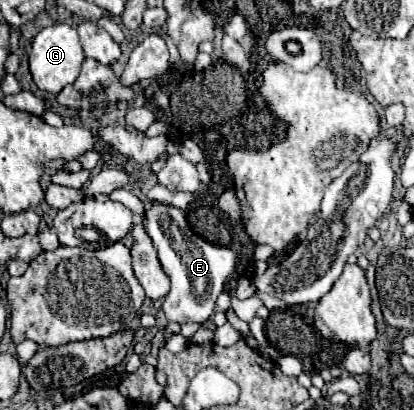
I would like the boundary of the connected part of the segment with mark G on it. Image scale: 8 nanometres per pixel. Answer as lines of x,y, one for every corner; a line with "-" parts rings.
69,24
47,26
33,38
33,46
29,54
29,68
31,68
37,88
43,92
57,94
63,90
63,86
73,84
75,78
79,76
79,68
83,60
85,60
85,54
83,54
77,30

